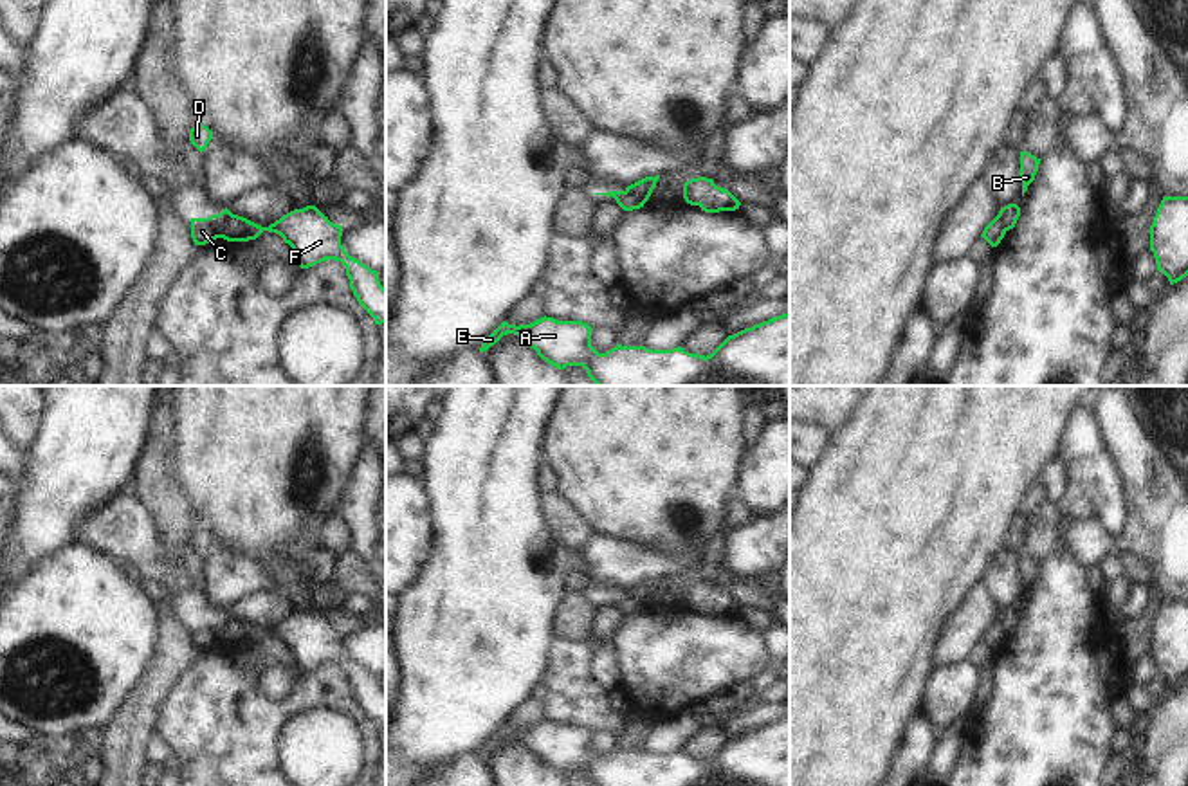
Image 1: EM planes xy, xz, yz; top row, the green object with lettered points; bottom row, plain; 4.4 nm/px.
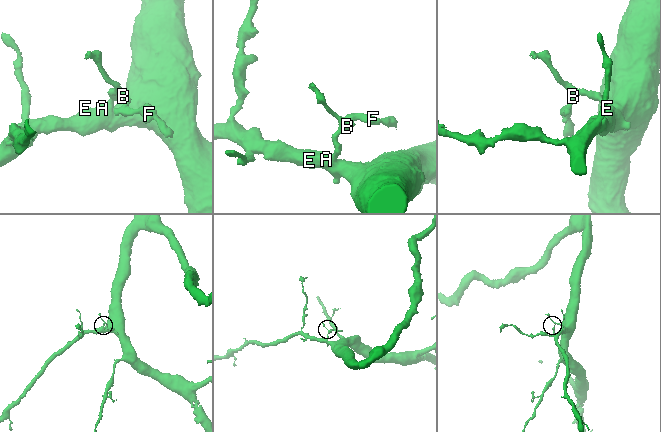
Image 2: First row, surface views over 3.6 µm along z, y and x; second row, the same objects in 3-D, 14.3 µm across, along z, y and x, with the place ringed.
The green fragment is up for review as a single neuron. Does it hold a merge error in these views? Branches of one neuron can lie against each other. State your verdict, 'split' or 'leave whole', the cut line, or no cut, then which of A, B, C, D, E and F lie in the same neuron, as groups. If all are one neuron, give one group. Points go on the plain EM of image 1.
split; cut in xy along (233, 619), (222, 628), (217, 640); A B C D E / F

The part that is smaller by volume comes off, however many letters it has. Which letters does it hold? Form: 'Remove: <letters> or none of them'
Remove: F

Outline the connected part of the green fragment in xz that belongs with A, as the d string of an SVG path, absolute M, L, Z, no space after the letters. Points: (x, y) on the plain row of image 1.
M782 717L728 739L710 759L689 757L681 750L672 754L649 754L645 750L622 750L599 757L591 750L591 730L582 725L557 725L541 721L530 728L503 725L483 746L483 757L503 739L521 741L548 768L564 773L582 770L593 786L790 786L790 717Z

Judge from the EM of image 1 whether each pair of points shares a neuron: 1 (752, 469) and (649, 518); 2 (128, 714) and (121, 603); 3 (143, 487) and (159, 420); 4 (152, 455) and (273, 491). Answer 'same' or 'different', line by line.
1: different
2: different
3: same
4: different

